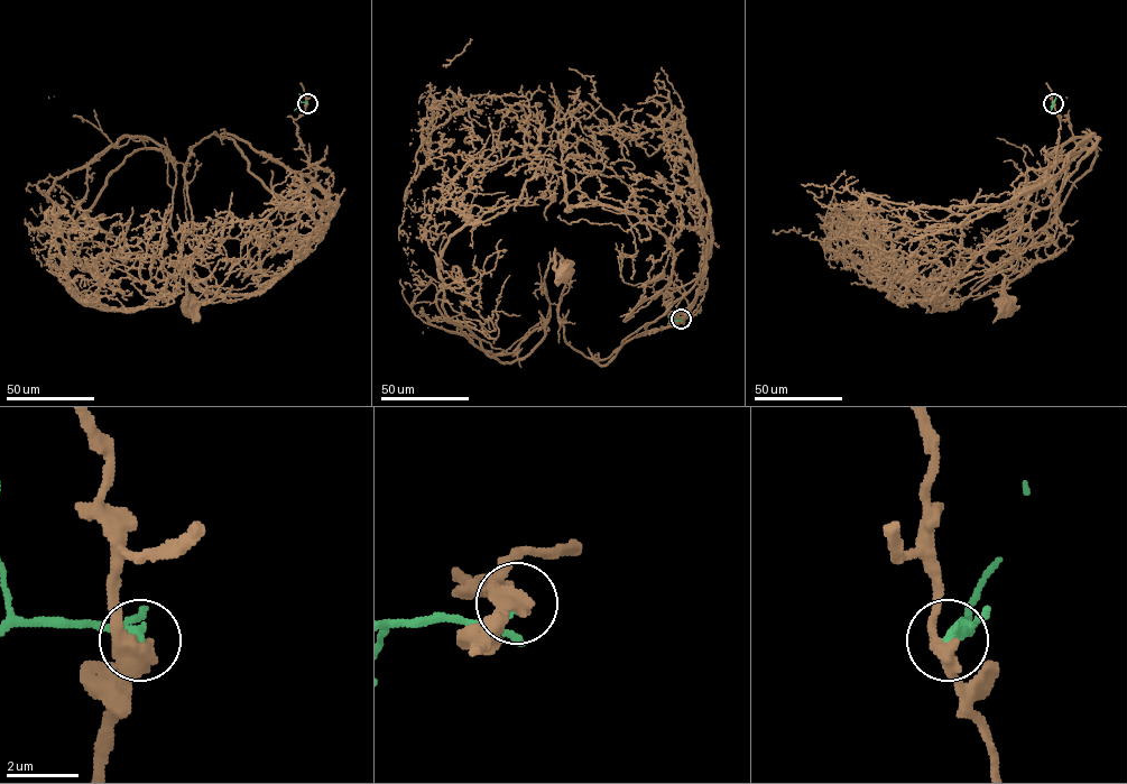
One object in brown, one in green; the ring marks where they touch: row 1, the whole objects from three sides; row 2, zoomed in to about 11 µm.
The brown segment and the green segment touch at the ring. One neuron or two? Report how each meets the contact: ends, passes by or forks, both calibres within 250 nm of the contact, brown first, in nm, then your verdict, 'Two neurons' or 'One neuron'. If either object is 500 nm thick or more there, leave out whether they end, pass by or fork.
At the ring brown passes by. At the ring green passes by. Thickness 440 nm (brown) against 200 nm. Two neurons

